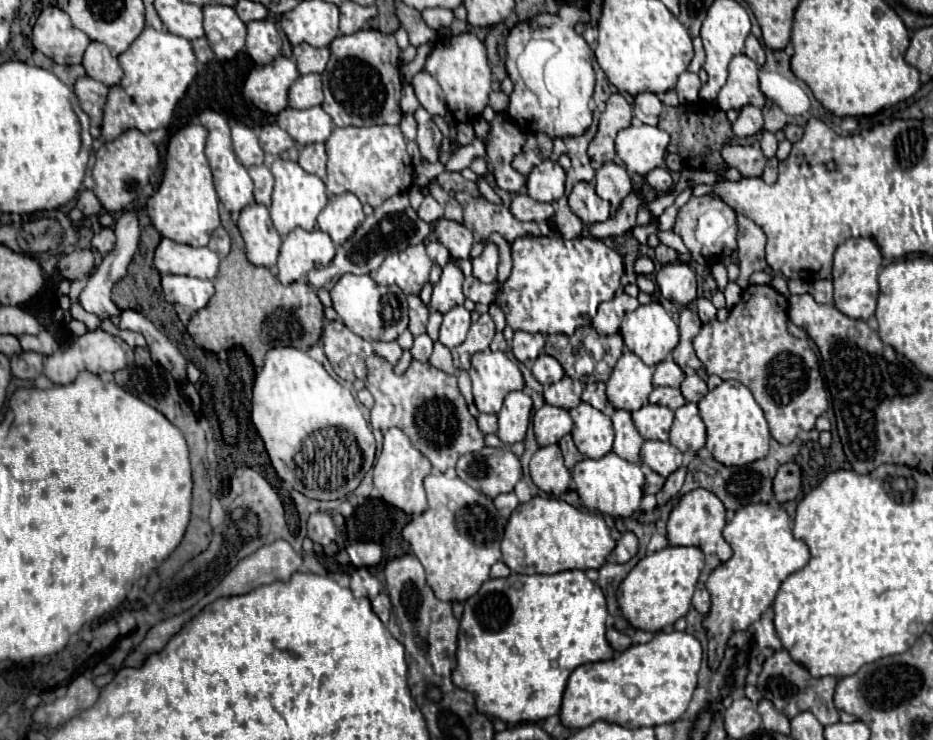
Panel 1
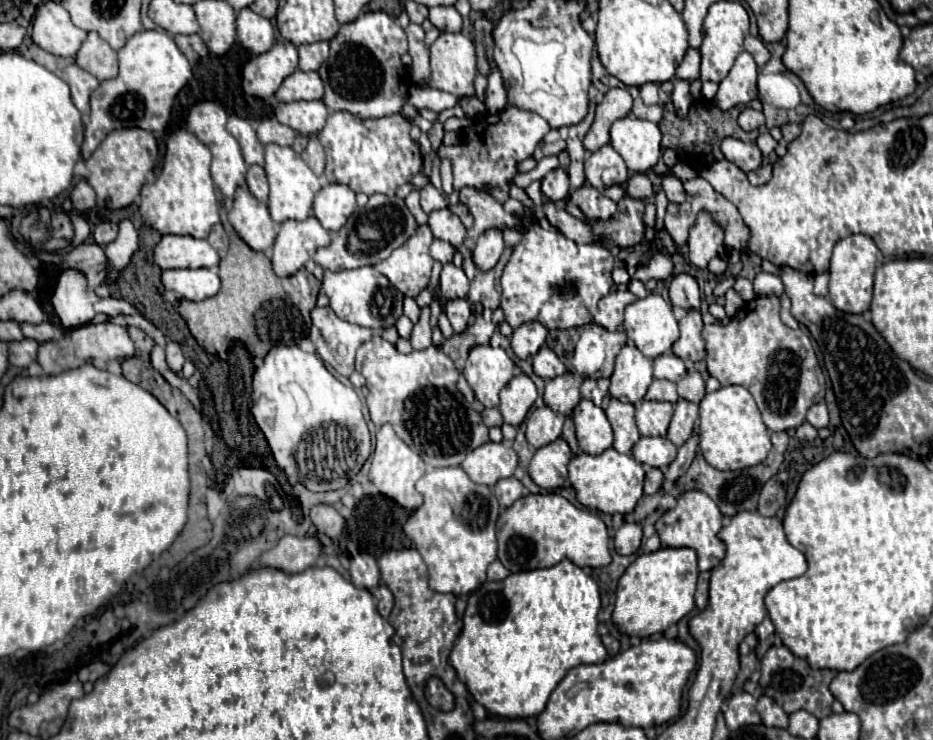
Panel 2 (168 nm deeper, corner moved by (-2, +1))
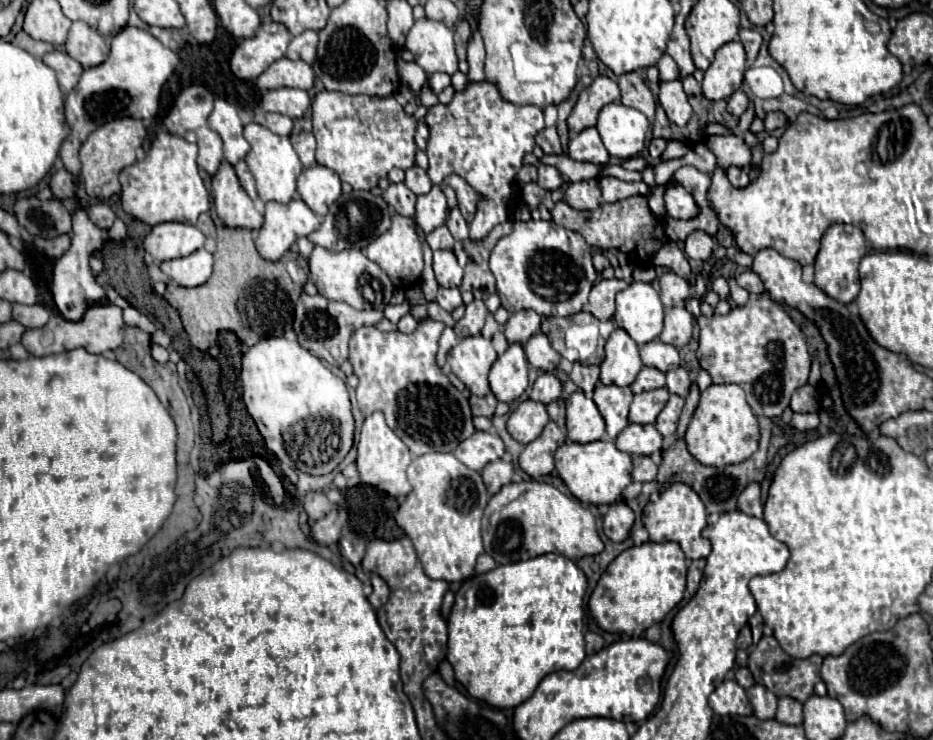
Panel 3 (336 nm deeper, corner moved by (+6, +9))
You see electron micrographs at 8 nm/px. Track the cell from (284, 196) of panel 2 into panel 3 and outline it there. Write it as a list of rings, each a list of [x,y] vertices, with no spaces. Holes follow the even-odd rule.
[[[248,122],[244,126],[244,138],[250,144],[250,152],[246,154],[246,164],[252,172],[252,176],[256,178],[256,190],[262,202],[290,202],[294,198],[296,192],[296,176],[302,172],[302,164],[300,158],[296,156],[290,140],[286,136],[278,136],[274,132],[270,132],[268,128],[256,124],[256,122]]]

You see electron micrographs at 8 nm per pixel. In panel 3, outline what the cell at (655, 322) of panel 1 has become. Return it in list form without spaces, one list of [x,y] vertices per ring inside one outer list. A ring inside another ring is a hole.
[[[632,282],[626,290],[616,294],[614,320],[632,336],[638,346],[660,336],[662,318],[664,310],[660,294],[652,288],[652,284]]]

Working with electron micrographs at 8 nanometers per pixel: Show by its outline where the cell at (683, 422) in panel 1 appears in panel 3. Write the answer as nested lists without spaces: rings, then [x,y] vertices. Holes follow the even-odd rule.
[[[672,394],[670,400],[666,402],[664,410],[658,414],[656,418],[656,430],[664,436],[664,438],[670,438],[674,432],[676,432],[676,426],[678,426],[678,416],[680,416],[680,410],[684,406],[684,398]]]

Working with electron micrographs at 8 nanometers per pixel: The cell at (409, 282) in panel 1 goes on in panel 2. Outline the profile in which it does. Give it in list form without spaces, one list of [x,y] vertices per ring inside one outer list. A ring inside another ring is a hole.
[[[420,226],[418,232],[400,248],[396,248],[390,258],[376,264],[392,286],[396,286],[404,296],[416,298],[430,284],[430,272],[434,260],[428,254],[434,236],[428,226]]]

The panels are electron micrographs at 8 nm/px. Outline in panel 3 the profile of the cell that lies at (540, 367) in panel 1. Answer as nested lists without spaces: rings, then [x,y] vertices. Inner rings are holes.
[[[538,332],[534,334],[526,344],[524,344],[524,350],[526,350],[526,358],[528,362],[534,366],[534,368],[540,368],[544,372],[554,372],[558,362],[560,362],[560,354],[552,348],[550,340],[546,334]]]

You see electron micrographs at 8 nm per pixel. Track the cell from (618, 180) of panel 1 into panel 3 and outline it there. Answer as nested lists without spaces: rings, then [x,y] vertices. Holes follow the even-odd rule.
[[[584,128],[580,134],[572,134],[570,142],[568,142],[568,156],[572,160],[578,162],[594,162],[598,166],[608,164],[610,154],[606,152],[598,130],[592,128]]]

